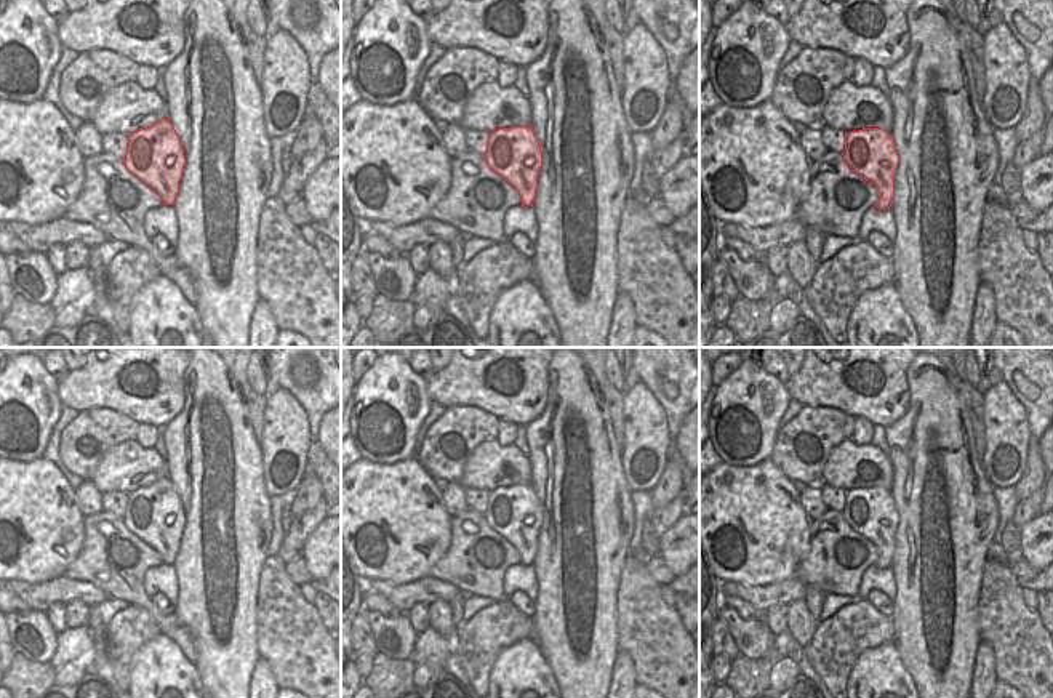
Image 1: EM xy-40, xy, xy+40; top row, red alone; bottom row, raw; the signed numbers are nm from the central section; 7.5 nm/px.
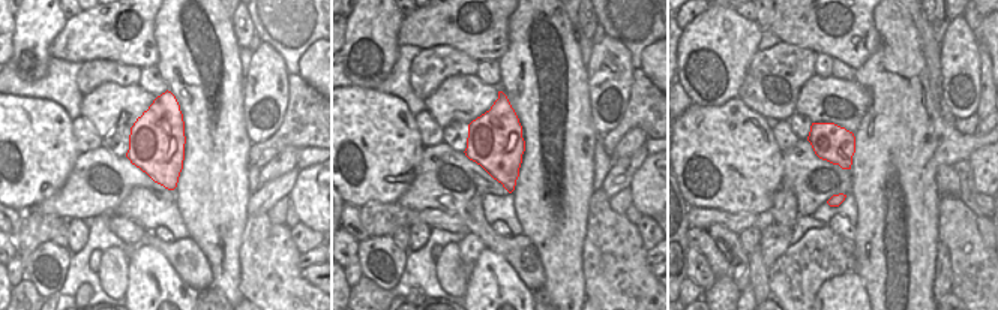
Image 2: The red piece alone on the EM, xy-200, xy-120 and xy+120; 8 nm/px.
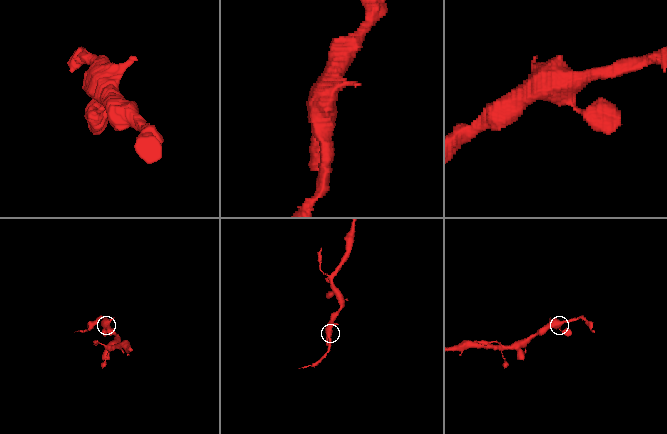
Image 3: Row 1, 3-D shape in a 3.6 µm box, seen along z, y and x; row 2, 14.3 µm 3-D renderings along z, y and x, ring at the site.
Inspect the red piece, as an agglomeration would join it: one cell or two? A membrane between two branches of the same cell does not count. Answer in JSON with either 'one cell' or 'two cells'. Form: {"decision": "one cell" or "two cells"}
{"decision": "one cell"}

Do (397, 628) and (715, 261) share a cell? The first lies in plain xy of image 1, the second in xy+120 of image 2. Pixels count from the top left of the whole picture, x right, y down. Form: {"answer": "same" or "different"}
{"answer": "same"}

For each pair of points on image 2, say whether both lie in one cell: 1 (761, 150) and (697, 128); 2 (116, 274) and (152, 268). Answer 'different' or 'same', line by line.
1: same
2: different

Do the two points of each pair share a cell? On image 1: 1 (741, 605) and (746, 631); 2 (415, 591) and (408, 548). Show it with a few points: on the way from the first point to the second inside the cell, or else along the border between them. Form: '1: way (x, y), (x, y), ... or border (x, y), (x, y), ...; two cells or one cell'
1: border (722, 604), (744, 618), (756, 618), (765, 623); two cells
2: border (428, 575), (400, 585), (376, 580); two cells

